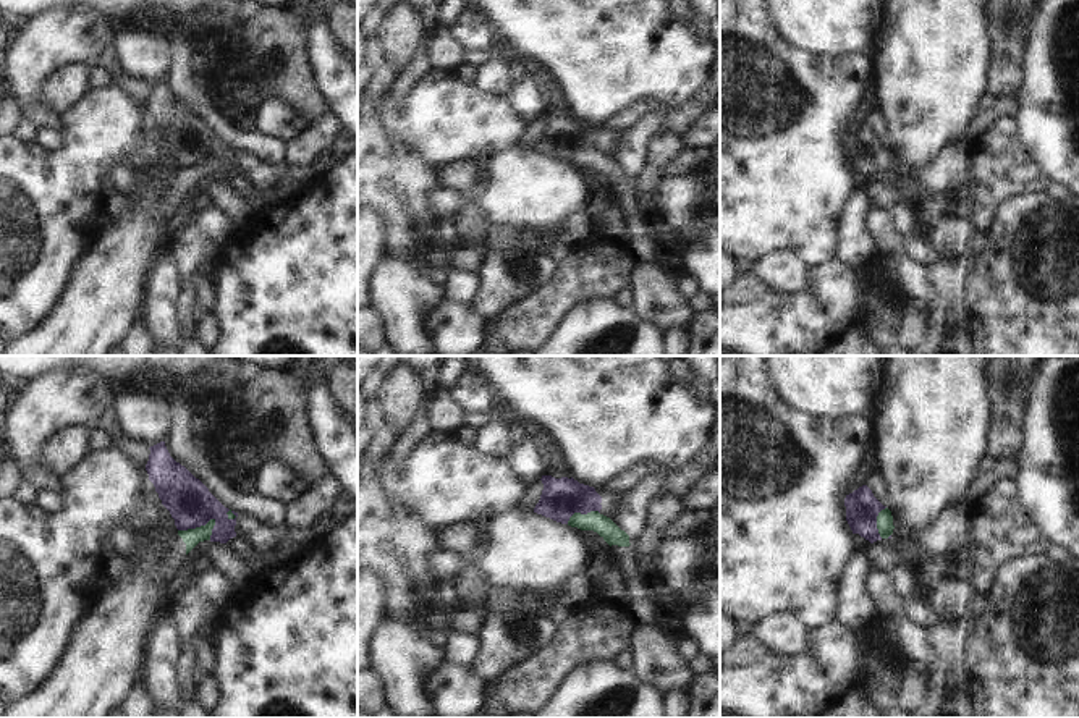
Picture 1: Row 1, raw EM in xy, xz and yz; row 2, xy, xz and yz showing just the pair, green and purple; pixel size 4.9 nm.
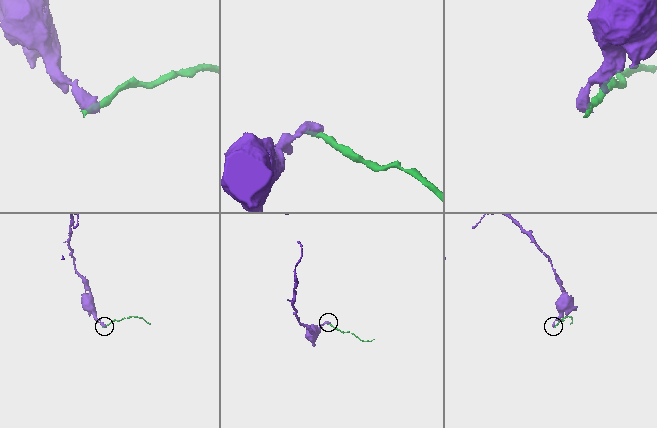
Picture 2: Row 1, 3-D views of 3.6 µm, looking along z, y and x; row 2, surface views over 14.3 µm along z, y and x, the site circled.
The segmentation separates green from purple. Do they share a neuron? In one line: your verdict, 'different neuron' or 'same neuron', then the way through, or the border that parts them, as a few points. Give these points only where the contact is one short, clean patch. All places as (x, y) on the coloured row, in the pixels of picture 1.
different neuron | along xy (215, 519), (178, 531)

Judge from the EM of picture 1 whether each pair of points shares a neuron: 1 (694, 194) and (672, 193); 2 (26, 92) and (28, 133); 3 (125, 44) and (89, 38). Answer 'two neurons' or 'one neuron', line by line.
1: one neuron
2: two neurons
3: two neurons

